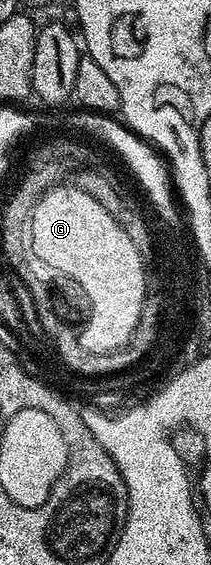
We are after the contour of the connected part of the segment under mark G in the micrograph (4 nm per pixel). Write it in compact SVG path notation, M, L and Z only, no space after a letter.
M57 185L46 192L31 211L30 222L36 226L36 251L40 251L48 263L56 263L56 267L64 267L68 275L76 275L77 281L90 297L89 313L84 319L84 330L80 333L81 344L93 353L110 353L132 340L140 315L146 311L144 262L138 257L134 241L126 237L122 225L118 225L118 221L114 221L114 217L110 217L110 213L106 213L106 209L102 209L94 197L90 197L90 193L75 185L64 186Z

